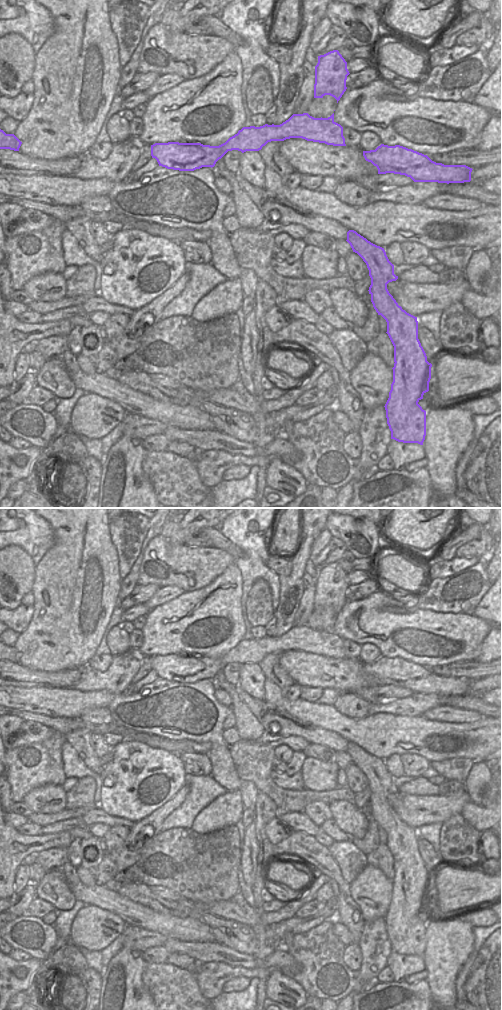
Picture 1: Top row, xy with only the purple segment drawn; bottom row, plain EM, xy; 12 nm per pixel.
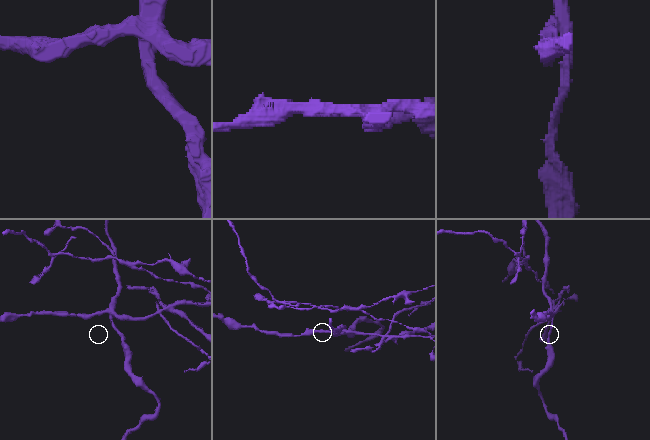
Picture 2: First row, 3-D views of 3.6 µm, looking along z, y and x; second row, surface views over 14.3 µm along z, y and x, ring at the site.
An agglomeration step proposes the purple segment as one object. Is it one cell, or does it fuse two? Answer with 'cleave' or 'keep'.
cleave

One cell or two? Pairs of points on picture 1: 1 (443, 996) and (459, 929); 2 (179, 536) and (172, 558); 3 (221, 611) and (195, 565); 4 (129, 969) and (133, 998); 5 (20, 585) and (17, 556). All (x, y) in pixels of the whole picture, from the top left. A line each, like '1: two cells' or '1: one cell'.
1: one cell
2: two cells
3: two cells
4: one cell
5: one cell

